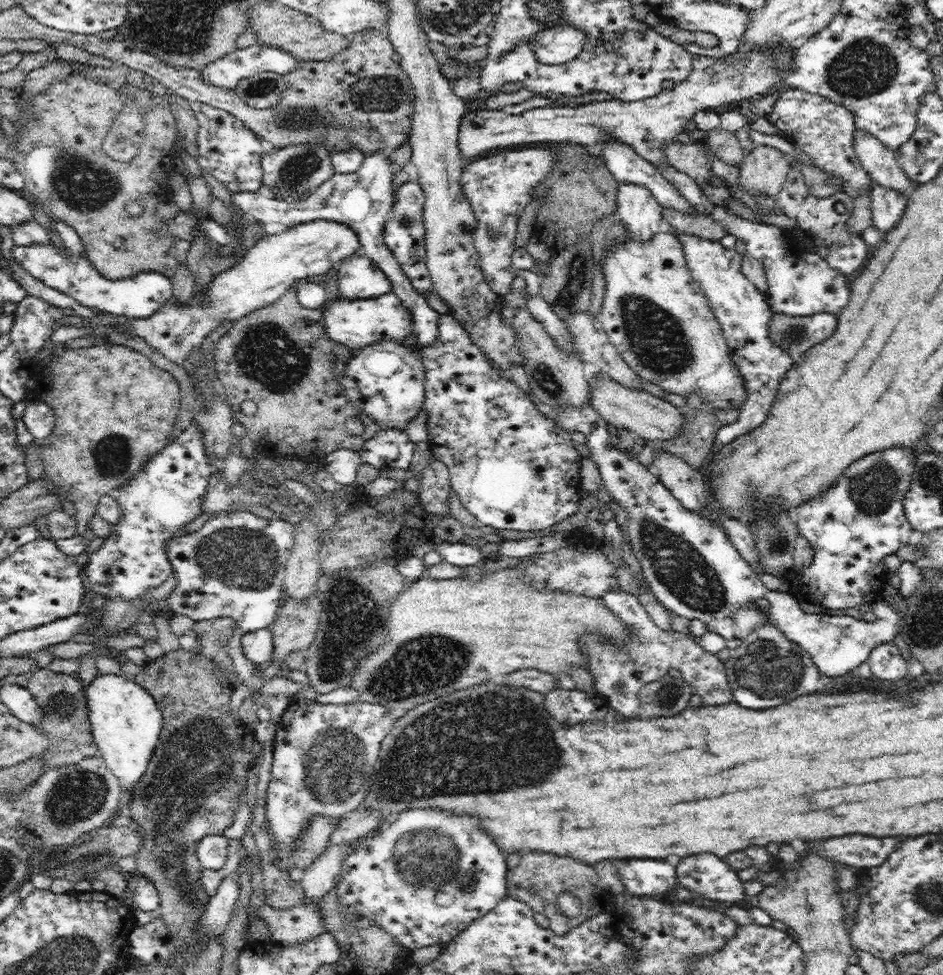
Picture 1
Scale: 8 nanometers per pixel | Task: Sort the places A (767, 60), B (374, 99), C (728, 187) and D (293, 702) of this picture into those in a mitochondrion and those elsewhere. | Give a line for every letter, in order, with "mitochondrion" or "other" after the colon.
A: mitochondrion
B: mitochondrion
C: other
D: other

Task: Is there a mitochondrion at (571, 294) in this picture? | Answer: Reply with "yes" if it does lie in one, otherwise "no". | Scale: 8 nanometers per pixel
yes

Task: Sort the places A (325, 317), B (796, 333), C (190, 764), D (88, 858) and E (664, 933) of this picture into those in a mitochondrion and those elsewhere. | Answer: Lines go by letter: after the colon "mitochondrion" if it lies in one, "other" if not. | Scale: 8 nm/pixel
A: other
B: mitochondrion
C: mitochondrion
D: mitochondrion
E: other

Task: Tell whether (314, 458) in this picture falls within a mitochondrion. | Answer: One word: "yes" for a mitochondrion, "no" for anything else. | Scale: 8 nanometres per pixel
no

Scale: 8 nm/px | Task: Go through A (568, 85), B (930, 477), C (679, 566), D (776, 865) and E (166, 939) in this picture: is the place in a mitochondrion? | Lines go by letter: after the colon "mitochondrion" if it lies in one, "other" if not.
A: other
B: mitochondrion
C: mitochondrion
D: other
E: other

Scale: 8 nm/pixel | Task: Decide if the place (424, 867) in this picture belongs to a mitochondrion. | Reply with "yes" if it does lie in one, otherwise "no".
yes

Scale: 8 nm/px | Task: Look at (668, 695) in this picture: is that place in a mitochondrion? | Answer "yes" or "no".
yes

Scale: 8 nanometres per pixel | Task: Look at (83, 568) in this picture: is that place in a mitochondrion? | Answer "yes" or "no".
no

